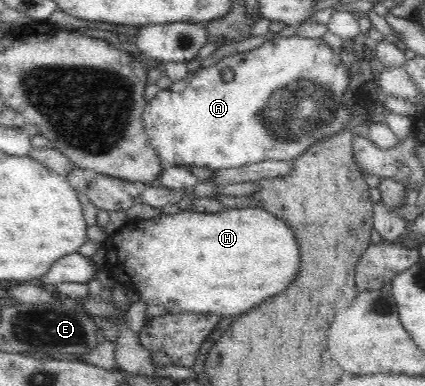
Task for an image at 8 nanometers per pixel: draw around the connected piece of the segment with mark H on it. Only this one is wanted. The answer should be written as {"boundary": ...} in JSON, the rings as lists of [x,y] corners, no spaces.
{"boundary":[[[247,207],[240,209],[231,209],[228,211],[220,211],[212,214],[199,213],[190,211],[189,209],[182,209],[176,214],[162,214],[158,218],[152,220],[140,220],[140,219],[127,219],[120,227],[116,227],[114,232],[104,231],[108,234],[108,240],[104,242],[104,245],[99,253],[99,265],[102,270],[114,280],[114,283],[119,283],[126,289],[134,289],[140,300],[148,305],[163,306],[167,312],[194,312],[196,314],[218,314],[220,316],[232,316],[234,314],[242,314],[250,308],[254,308],[256,304],[260,304],[262,300],[266,298],[272,298],[274,294],[282,292],[294,278],[296,278],[296,272],[298,272],[298,260],[300,260],[300,254],[298,254],[298,244],[294,240],[294,234],[290,226],[286,225],[286,222],[279,220],[278,217],[274,217],[272,213],[258,209],[258,207]]]}

